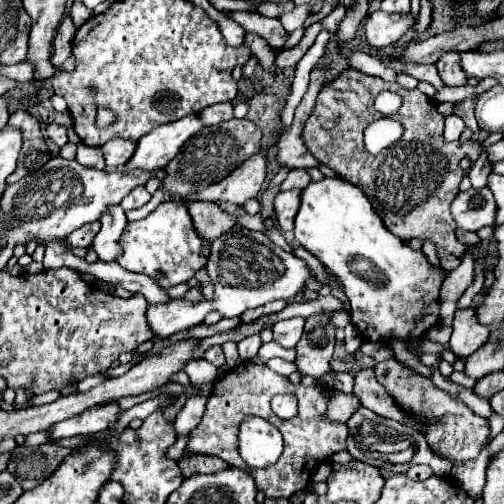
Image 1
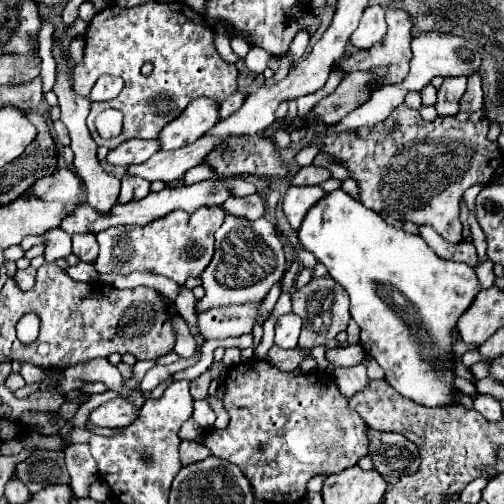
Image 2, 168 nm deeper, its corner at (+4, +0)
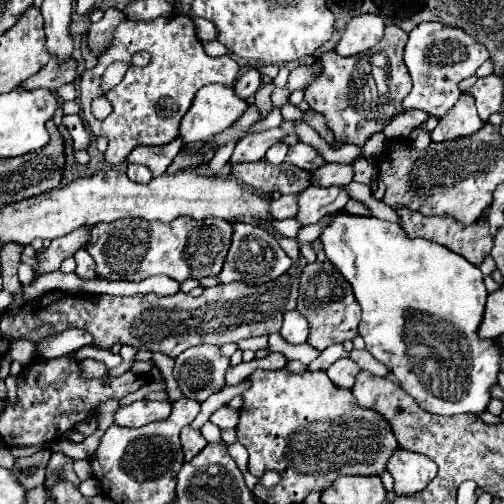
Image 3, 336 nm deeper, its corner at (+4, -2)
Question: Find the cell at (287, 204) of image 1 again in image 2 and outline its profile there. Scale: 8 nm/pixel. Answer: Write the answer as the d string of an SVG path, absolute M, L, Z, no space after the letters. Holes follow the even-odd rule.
M314 185L314 187L290 187L282 199L284 203L284 213L288 223L292 225L292 229L300 229L306 213L320 201L324 199L328 193Z

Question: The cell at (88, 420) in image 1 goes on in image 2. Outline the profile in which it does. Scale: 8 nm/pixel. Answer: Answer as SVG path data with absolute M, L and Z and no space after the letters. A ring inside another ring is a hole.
M118 397L114 401L100 405L96 411L92 411L90 423L100 425L100 427L118 429L118 427L128 427L130 423L134 423L138 415L140 415L140 409L132 401Z

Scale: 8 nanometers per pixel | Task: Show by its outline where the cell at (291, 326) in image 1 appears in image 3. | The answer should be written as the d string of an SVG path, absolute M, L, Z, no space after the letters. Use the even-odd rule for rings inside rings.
M298 311L284 313L284 323L280 329L280 335L286 343L304 343L308 339L308 321Z

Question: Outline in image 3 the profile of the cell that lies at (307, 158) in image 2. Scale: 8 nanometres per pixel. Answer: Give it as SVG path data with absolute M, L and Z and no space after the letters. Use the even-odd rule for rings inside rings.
M420 23L410 31L404 63L412 77L412 91L404 97L404 109L422 109L426 113L442 117L458 99L460 89L458 83L475 75L476 70L490 55L484 45L466 35L456 27L448 27L444 23Z

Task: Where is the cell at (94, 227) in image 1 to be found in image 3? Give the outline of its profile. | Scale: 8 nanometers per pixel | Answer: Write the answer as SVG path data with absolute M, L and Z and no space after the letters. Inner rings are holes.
M80 249L74 253L74 259L76 259L76 273L84 279L92 279L96 275L96 265L94 265L94 259L88 255L86 249Z

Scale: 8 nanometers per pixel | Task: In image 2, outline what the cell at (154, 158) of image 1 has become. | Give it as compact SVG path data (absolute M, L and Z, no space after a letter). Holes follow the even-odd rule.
M200 97L184 109L184 113L168 123L164 127L164 133L160 133L162 151L168 149L180 149L196 139L200 139L216 121L220 119L220 101L210 97Z

